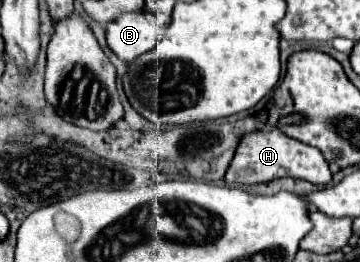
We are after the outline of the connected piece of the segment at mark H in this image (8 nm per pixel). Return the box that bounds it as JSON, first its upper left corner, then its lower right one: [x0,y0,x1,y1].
[225,128,331,184]

